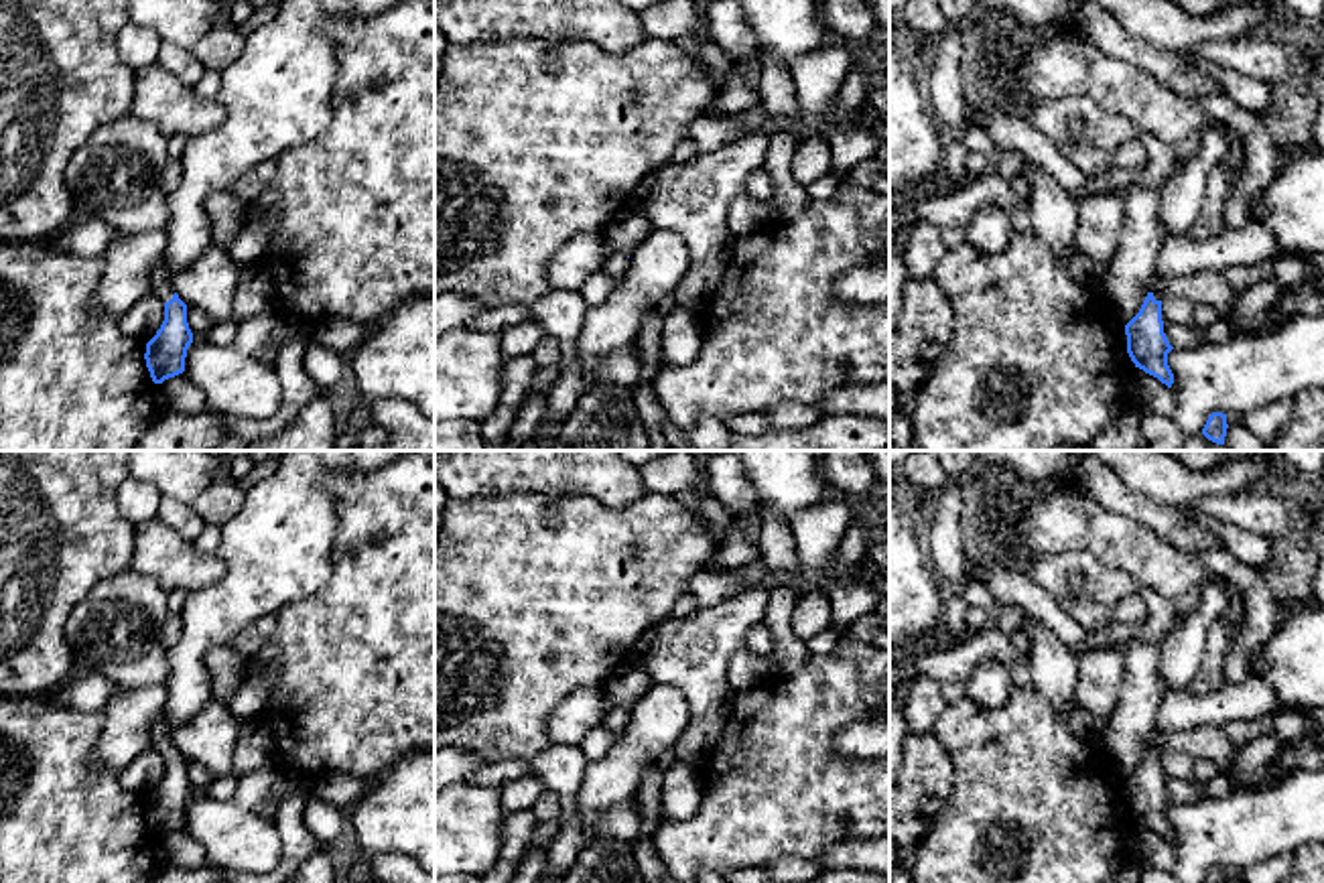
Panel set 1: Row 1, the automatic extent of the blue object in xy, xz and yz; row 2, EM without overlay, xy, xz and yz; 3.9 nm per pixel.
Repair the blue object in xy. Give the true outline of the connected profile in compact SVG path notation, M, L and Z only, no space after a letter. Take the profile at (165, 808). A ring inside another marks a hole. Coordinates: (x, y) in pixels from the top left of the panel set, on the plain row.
M167 710L152 723L152 743L164 757L164 775L156 790L146 798L146 822L154 838L162 838L185 826L187 804L193 798L193 788L187 777L187 759L173 745Z

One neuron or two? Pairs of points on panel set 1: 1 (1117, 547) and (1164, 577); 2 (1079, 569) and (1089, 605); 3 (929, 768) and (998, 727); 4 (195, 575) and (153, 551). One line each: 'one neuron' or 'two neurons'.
1: one neuron
2: one neuron
3: two neurons
4: one neuron

